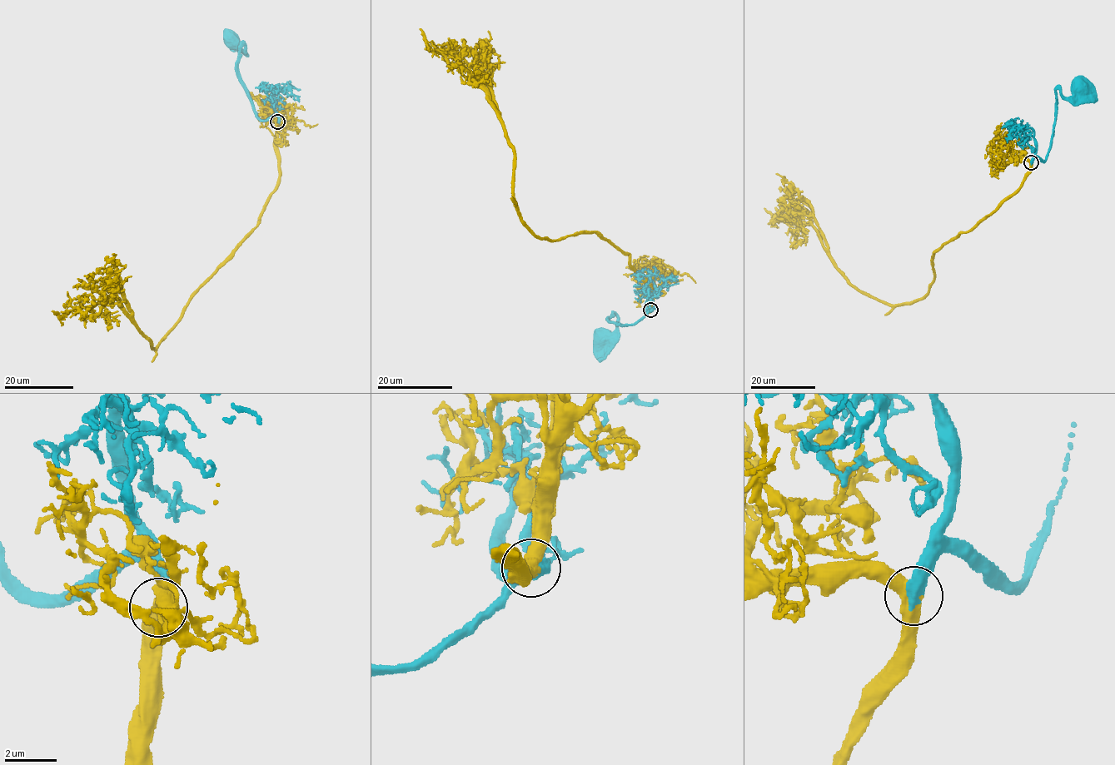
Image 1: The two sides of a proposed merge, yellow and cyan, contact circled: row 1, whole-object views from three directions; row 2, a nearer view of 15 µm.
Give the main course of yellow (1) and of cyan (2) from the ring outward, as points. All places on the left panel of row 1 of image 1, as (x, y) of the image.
1: (277, 121), (278, 183), (259, 221), (158, 345), (152, 350), (114, 299), (61, 316), (52, 310)
2: (277, 121), (274, 116), (261, 119), (255, 110), (238, 72), (237, 55), (245, 45), (244, 51), (230, 42)

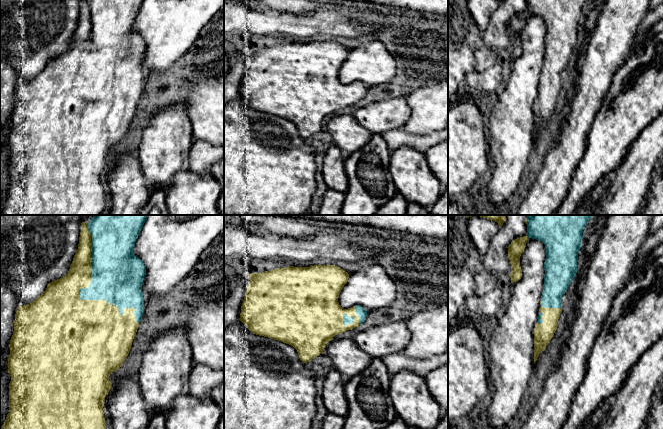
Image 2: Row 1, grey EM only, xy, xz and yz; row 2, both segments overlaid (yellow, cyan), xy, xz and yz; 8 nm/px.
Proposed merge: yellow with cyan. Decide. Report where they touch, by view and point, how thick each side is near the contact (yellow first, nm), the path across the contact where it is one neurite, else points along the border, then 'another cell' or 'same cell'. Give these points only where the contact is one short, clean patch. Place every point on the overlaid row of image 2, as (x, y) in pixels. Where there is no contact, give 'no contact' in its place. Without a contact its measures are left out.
xy (78, 296) | 500/260 nm | same cell

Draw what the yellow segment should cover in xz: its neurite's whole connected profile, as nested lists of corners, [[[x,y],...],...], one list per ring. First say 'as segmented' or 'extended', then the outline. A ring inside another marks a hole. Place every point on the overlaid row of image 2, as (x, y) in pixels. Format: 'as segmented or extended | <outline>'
extended | [[[335,265],[276,268],[262,273],[248,274],[249,285],[241,306],[239,320],[253,334],[268,337],[293,346],[303,363],[310,362],[323,353],[326,344],[337,334],[361,325],[367,311],[360,305],[343,309],[338,302],[339,294],[347,283],[349,274]]]

